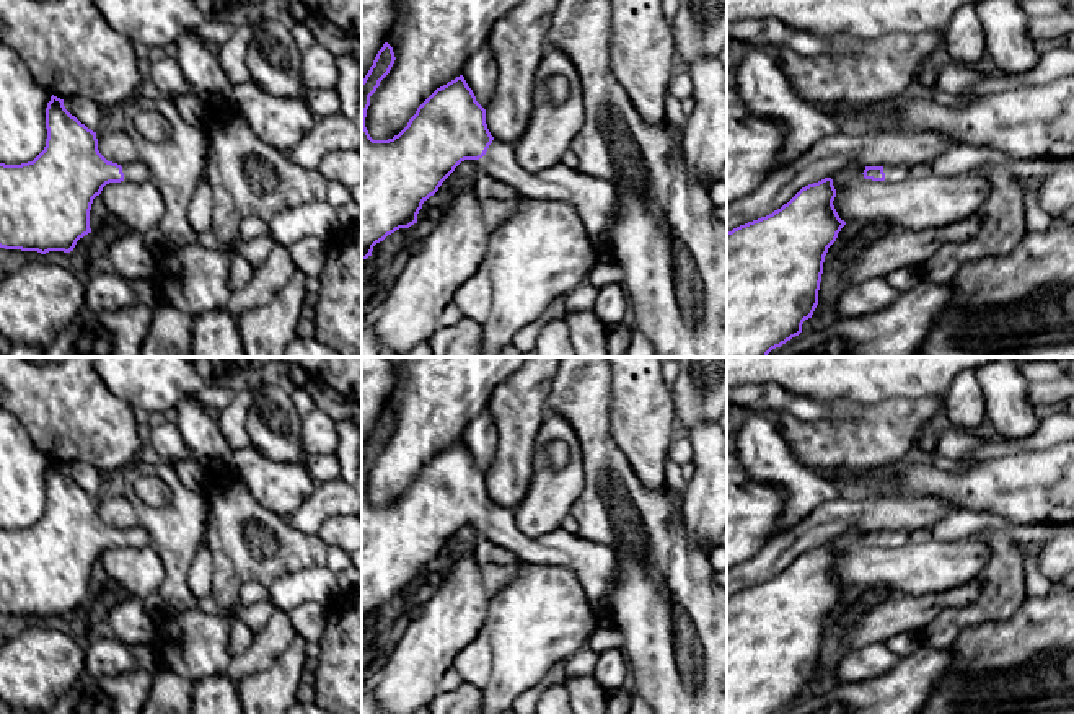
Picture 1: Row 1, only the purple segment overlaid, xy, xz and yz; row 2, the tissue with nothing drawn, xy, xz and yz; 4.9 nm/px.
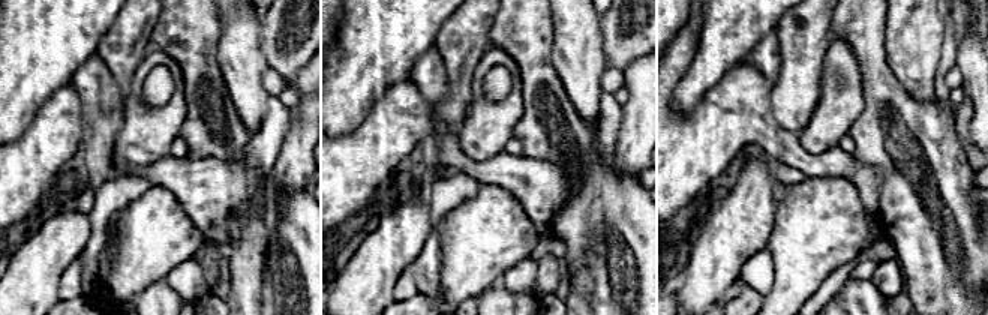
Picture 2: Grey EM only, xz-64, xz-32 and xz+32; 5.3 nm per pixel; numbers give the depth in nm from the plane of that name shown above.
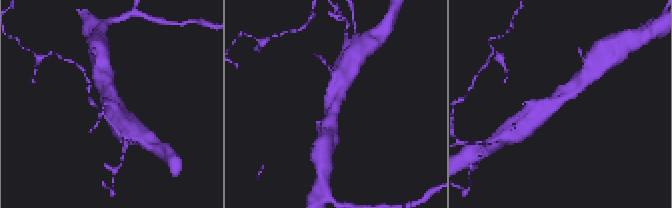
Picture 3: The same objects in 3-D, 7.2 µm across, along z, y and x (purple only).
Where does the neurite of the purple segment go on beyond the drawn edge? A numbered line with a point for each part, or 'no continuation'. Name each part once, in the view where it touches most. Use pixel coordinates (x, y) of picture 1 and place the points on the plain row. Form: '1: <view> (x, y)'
1: xz (595, 566)

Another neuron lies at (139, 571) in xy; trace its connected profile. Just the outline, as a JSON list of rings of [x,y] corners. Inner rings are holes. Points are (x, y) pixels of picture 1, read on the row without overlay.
[[[150,541],[140,548],[109,548],[99,561],[112,584],[139,600],[156,593],[165,579],[161,559]]]

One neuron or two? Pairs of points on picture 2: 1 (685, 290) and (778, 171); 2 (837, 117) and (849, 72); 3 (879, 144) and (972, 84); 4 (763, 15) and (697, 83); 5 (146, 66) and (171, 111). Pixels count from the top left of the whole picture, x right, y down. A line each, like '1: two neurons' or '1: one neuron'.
1: two neurons
2: one neuron
3: two neurons
4: one neuron
5: one neuron

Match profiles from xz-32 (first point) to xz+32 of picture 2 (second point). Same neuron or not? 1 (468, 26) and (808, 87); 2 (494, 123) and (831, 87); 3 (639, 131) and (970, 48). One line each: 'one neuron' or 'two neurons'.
1: one neuron
2: one neuron
3: one neuron

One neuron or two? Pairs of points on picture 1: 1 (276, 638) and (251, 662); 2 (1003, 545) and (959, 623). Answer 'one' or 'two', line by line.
1: one
2: one

